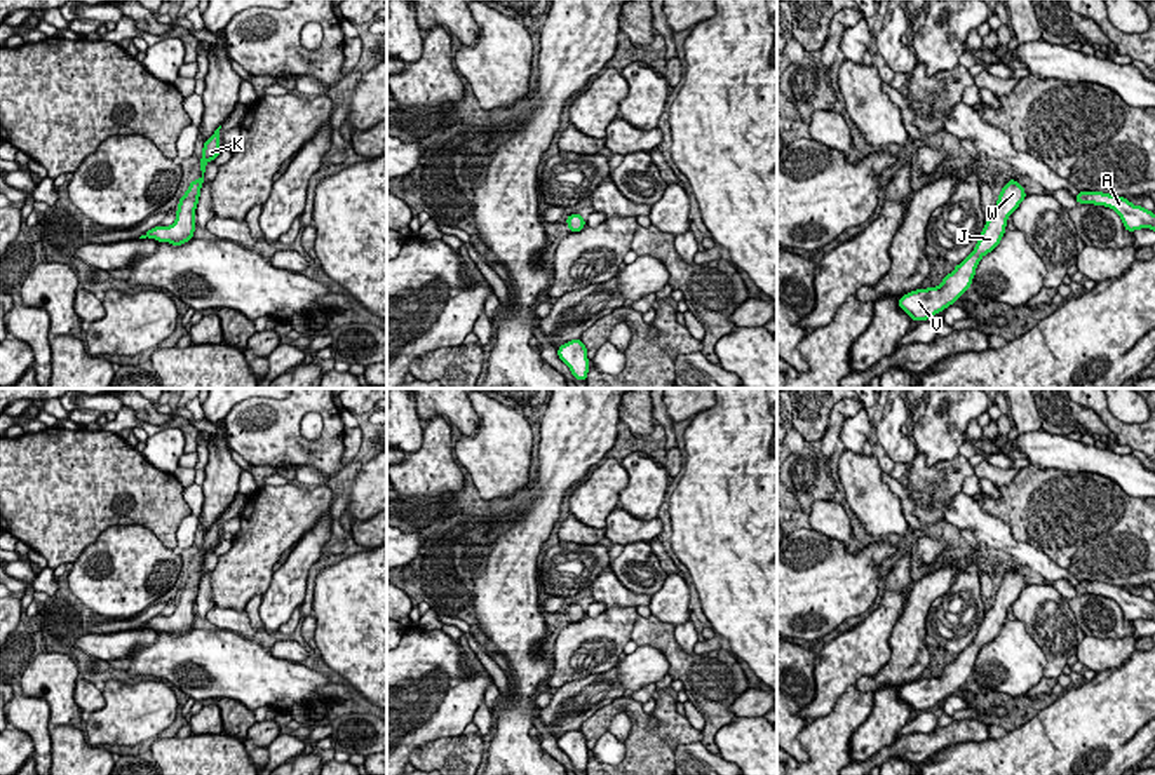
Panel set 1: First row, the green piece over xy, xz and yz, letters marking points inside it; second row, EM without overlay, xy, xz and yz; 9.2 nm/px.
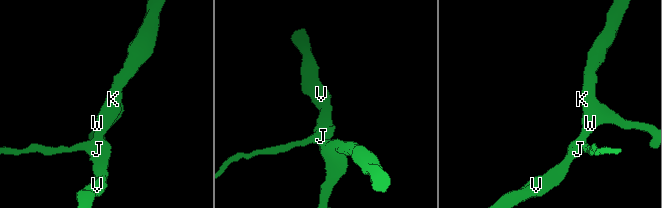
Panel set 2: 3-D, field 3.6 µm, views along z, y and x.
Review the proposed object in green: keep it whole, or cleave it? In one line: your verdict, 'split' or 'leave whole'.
leave whole

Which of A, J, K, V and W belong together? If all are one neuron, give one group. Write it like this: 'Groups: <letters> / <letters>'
Groups: A J K V W

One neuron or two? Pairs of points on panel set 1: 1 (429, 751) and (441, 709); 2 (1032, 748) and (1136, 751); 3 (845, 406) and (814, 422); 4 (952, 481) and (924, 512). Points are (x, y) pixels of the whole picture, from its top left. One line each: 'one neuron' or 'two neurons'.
1: two neurons
2: one neuron
3: two neurons
4: one neuron

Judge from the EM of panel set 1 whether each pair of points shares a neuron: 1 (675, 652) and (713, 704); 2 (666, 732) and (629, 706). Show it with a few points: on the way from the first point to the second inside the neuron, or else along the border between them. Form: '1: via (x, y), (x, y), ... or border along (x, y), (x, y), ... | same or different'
1: via (685, 664), (713, 692) | same
2: via (655, 732), (650, 732), (638, 716) | same

